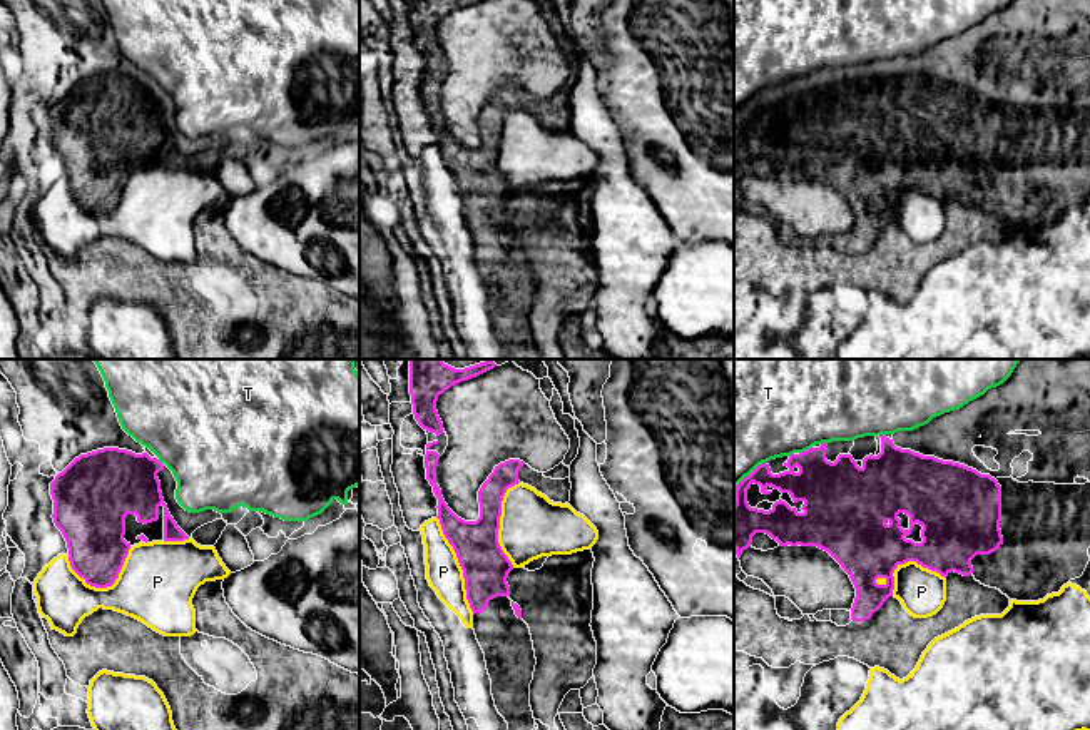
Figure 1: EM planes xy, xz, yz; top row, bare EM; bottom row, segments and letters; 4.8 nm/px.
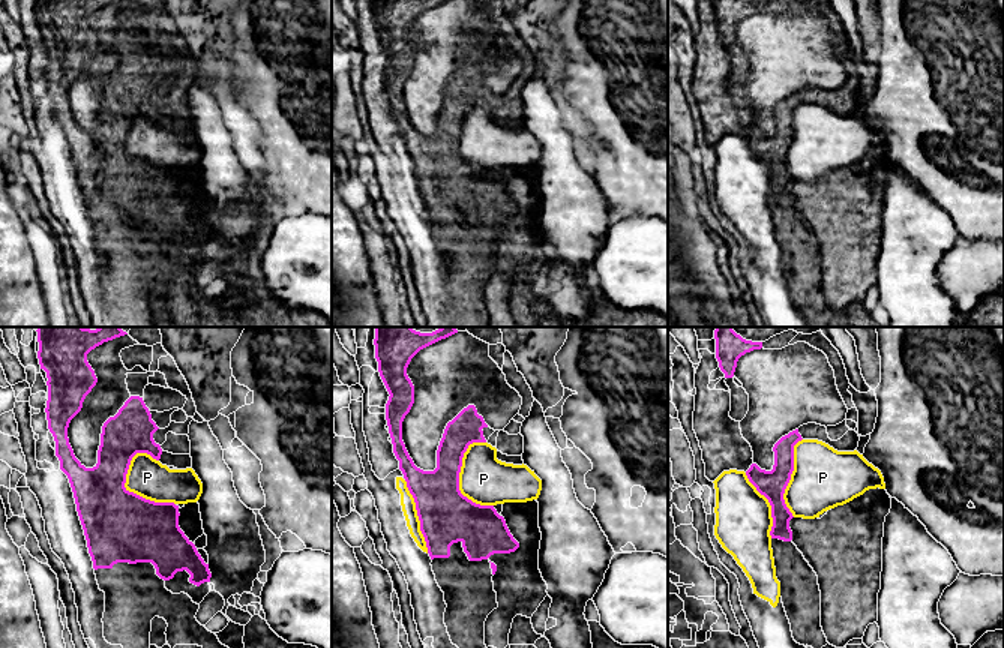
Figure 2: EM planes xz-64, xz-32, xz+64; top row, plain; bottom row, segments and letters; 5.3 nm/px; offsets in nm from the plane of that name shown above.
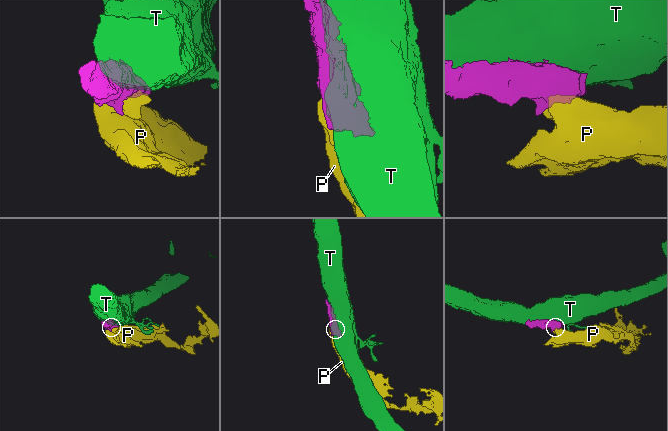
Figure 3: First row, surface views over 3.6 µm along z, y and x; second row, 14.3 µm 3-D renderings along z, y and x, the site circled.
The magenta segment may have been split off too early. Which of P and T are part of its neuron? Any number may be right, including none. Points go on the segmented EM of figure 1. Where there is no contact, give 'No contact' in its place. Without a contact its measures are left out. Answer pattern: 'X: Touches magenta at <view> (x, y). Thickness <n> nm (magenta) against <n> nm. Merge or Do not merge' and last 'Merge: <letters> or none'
P: Touches magenta at xz (460, 565). Thickness 220 nm (magenta) against 170 nm. Do not merge
T: Touches magenta at yz (804, 451). Thickness 300 nm (magenta) against 480 nm. Do not merge
Merge: none

